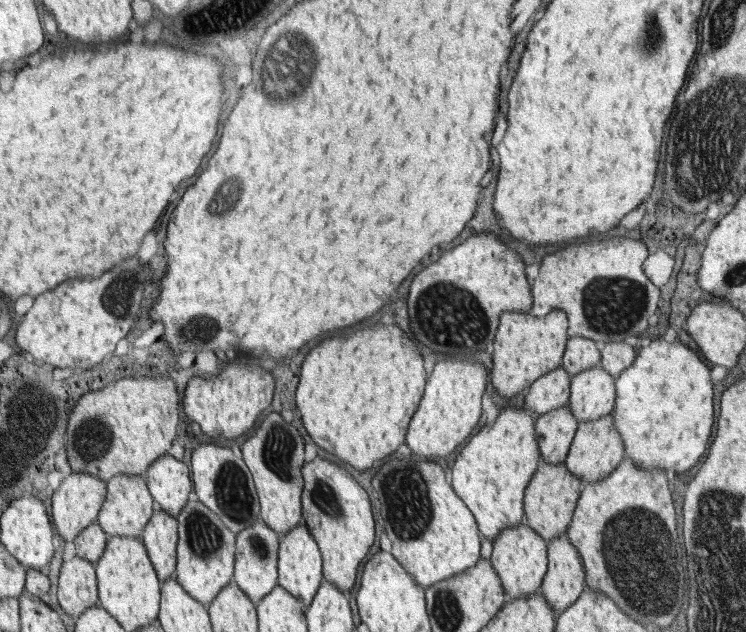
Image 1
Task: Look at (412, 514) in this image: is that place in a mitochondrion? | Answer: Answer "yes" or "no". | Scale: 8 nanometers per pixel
yes

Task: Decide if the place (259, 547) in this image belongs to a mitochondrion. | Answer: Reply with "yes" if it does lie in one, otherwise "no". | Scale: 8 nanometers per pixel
yes

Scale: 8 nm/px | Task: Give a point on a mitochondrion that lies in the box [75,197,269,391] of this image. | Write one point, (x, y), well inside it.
(121, 293)

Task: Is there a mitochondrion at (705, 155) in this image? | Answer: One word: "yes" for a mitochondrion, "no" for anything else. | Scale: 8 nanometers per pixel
yes

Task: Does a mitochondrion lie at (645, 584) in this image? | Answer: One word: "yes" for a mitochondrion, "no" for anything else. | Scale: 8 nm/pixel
yes

